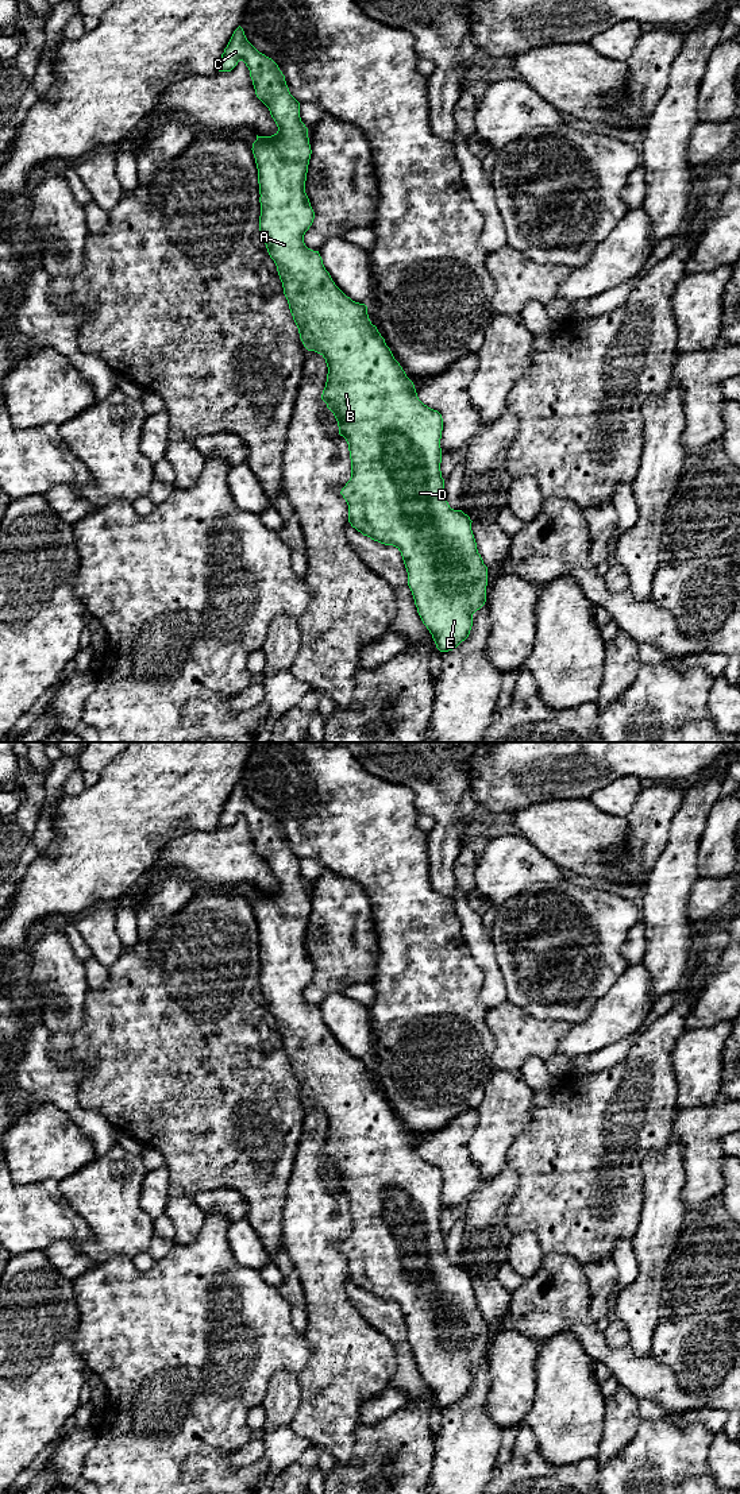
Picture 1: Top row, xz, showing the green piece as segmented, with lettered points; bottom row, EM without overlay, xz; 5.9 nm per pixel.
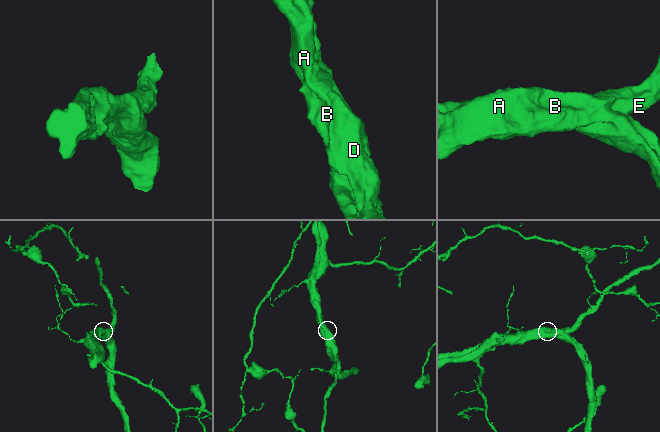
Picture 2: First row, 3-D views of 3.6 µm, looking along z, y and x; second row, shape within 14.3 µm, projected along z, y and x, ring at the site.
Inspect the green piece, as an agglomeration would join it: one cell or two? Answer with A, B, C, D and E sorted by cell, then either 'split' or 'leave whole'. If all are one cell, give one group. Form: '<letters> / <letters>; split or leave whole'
A B C D E; leave whole

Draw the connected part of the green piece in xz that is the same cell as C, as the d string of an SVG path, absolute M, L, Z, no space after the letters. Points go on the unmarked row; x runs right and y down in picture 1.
M240 781L234 787L221 810L219 827L231 827L239 817L243 817L248 823L255 850L269 864L278 883L278 887L271 892L257 891L251 904L258 924L261 950L259 989L277 1022L284 1050L304 1103L320 1109L328 1123L321 1155L334 1169L339 1190L348 1200L351 1234L340 1247L348 1261L348 1278L363 1292L385 1301L393 1301L401 1308L408 1328L408 1341L423 1379L432 1390L440 1408L452 1406L469 1393L473 1370L486 1358L487 1323L477 1305L471 1286L473 1277L462 1266L451 1265L447 1258L440 1227L442 1170L419 1155L413 1138L394 1115L377 1082L371 1080L367 1062L347 1053L325 1026L319 1007L305 1001L304 991L315 974L315 968L305 949L312 910L308 884L300 873L300 858L290 850L278 821L247 796Z

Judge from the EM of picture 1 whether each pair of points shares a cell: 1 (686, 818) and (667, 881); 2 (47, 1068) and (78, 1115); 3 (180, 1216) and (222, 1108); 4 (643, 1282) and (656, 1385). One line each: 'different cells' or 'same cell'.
1: same cell
2: same cell
3: different cells
4: different cells

